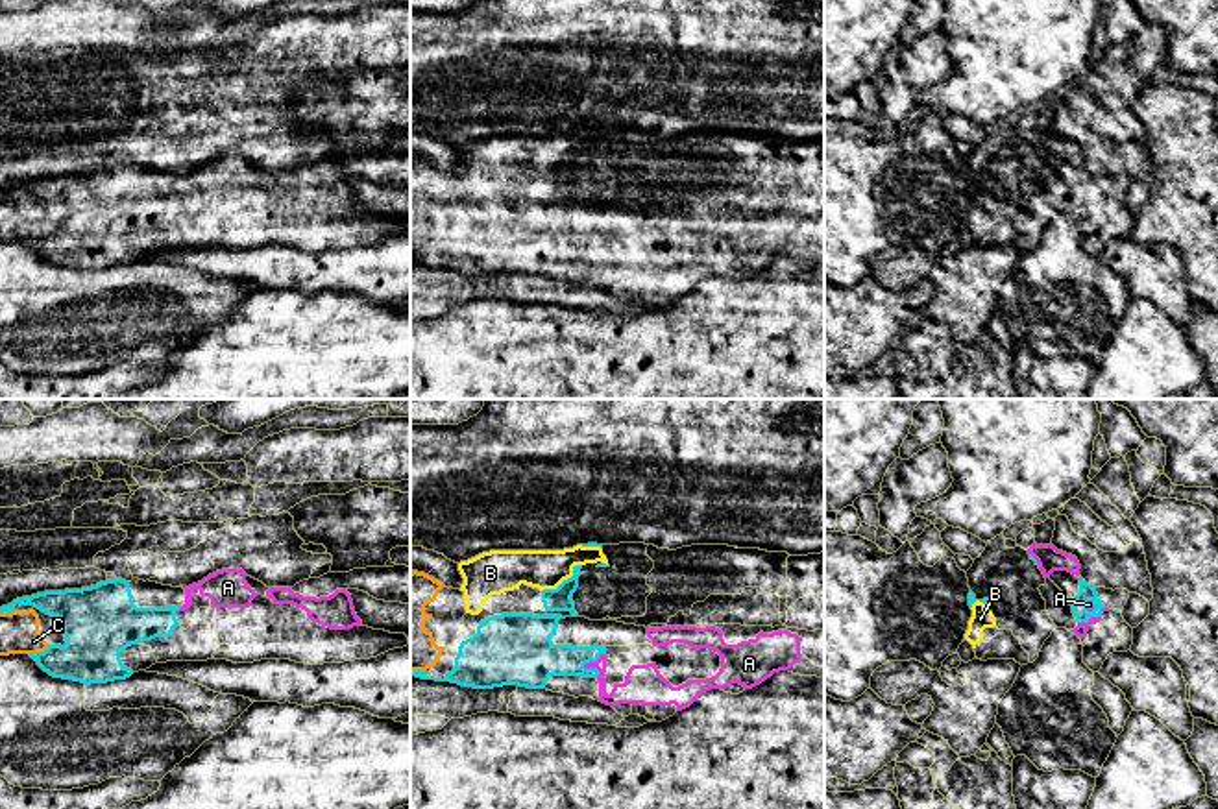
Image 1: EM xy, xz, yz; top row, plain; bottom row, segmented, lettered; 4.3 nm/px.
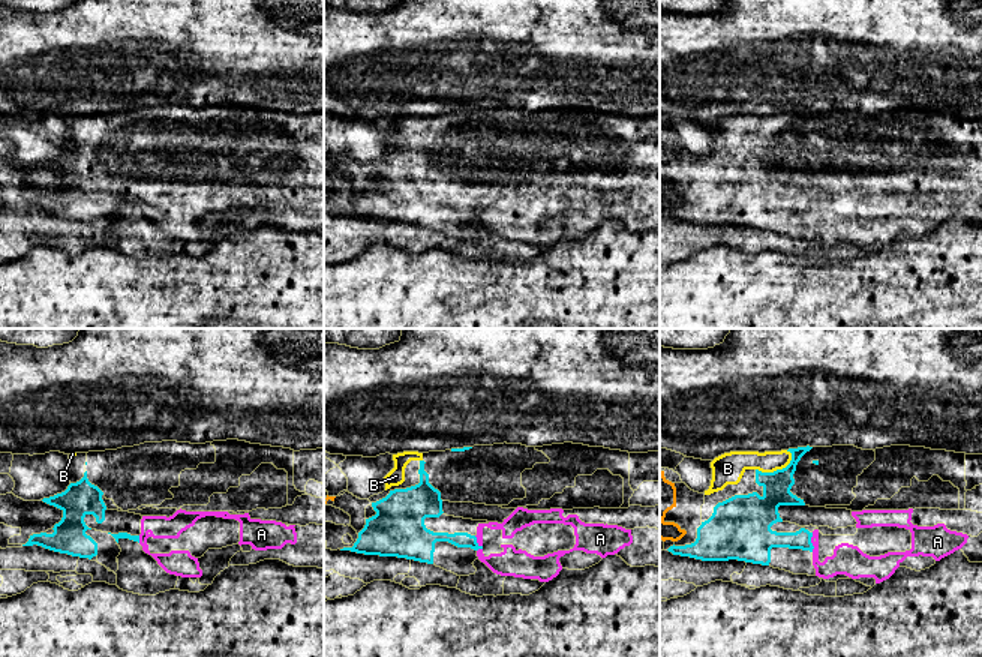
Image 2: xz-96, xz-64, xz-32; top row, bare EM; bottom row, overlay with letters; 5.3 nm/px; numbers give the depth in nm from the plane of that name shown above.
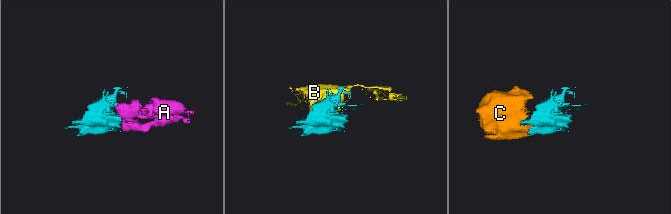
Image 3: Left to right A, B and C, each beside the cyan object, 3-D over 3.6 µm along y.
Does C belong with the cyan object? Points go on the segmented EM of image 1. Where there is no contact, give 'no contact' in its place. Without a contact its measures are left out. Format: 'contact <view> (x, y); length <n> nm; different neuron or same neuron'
contact xy (39, 652); length 100 nm; same neuron

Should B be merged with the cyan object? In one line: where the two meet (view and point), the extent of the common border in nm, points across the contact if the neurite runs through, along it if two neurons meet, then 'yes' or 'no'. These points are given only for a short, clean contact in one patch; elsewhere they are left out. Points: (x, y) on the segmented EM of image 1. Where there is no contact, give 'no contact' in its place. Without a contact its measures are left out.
meets cyan in xz at (564, 580); contact 220 nm long; yes

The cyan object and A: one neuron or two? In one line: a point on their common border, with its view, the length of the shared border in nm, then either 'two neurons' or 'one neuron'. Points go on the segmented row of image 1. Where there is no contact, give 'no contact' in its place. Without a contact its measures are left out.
xz (594, 660) | 120 nm | one neuron

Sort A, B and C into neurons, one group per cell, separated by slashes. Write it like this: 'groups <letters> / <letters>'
groups A B C

